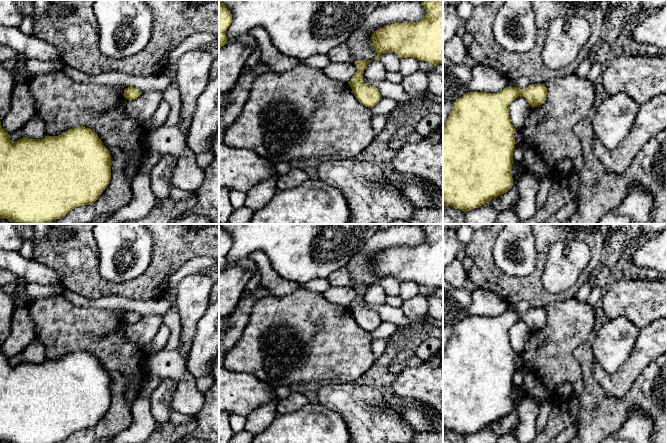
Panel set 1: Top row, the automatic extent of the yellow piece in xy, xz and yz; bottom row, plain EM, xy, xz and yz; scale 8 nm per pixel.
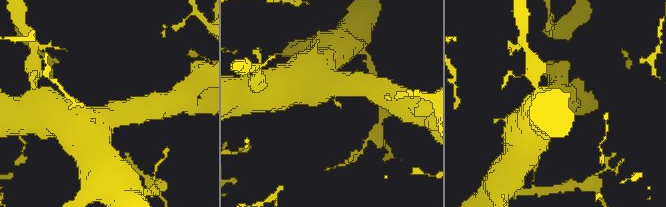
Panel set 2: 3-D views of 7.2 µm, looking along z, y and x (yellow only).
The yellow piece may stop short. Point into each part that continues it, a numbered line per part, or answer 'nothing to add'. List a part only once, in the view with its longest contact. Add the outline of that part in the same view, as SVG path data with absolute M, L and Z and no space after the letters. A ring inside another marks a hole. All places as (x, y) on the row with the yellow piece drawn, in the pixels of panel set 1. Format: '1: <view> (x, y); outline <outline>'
nothing to add

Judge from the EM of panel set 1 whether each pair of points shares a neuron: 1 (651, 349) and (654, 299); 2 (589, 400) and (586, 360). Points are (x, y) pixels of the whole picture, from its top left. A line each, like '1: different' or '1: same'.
1: different
2: same

